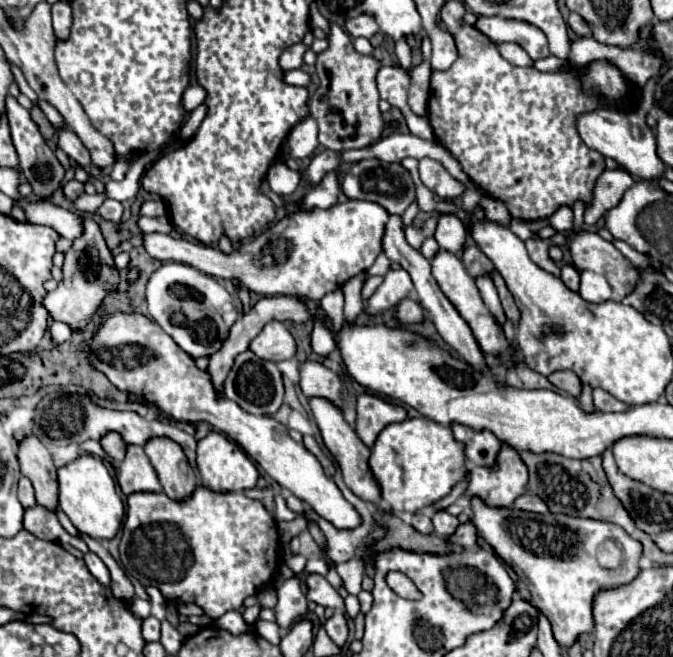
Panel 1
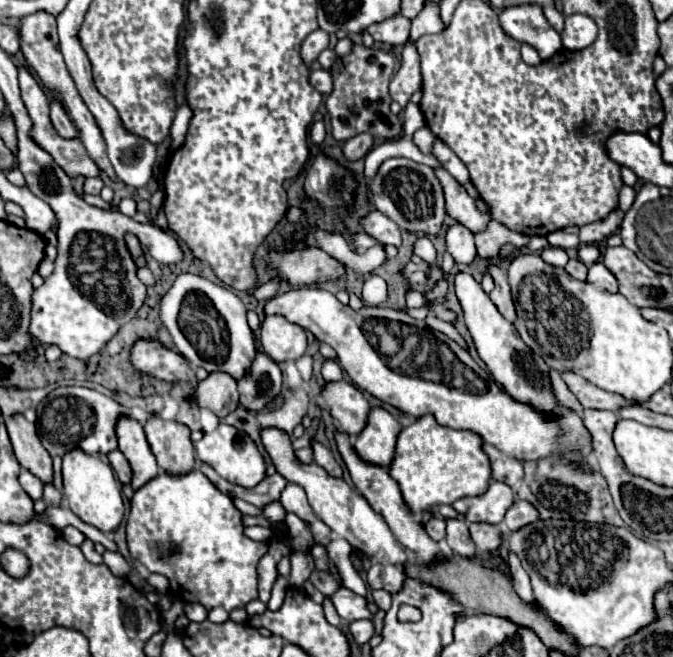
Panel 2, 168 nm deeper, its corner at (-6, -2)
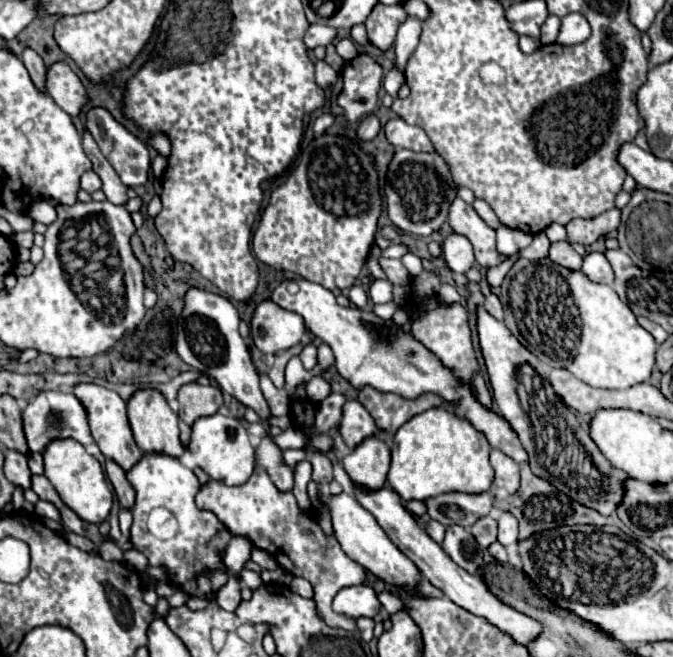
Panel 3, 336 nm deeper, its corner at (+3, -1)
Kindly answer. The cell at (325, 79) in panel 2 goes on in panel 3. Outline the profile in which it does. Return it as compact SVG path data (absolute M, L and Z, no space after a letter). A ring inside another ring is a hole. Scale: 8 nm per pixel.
M316 61L316 85L320 89L330 89L338 79L338 73L326 63L326 61Z

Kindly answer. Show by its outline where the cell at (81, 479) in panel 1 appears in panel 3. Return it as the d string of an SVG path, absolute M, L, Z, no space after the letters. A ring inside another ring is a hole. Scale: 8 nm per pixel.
M56 439L44 449L44 473L62 497L62 501L88 523L102 523L108 519L112 507L112 489L106 483L100 463L86 453L86 449L74 439Z

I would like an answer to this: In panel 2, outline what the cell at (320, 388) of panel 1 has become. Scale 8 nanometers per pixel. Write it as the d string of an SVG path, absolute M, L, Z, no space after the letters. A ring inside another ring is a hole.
M347 382L327 384L323 388L323 400L327 402L331 416L339 422L343 432L347 432L349 436L357 436L365 428L371 406L353 384Z

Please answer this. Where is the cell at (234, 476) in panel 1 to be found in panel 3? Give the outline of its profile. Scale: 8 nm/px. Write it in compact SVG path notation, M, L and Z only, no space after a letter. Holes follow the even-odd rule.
M220 413L210 417L200 417L192 425L192 437L190 437L188 449L196 465L204 469L214 481L222 481L226 485L244 485L254 471L256 449L248 437L246 427L234 417L220 415Z

